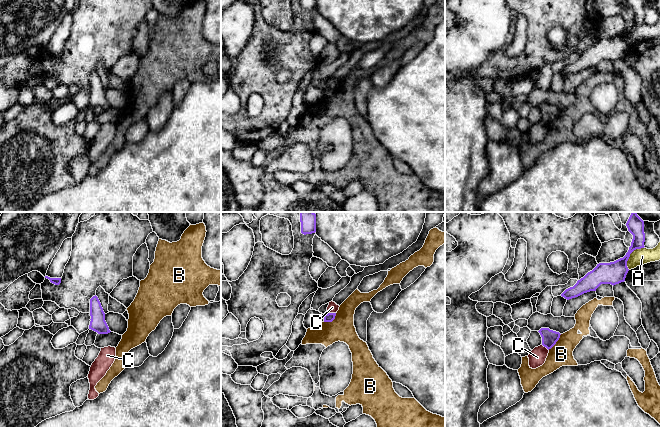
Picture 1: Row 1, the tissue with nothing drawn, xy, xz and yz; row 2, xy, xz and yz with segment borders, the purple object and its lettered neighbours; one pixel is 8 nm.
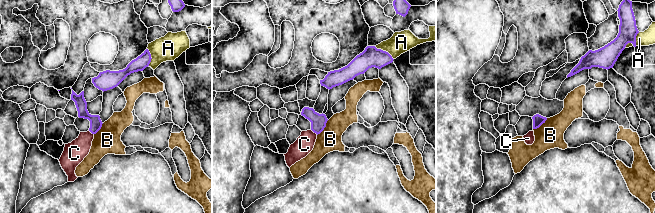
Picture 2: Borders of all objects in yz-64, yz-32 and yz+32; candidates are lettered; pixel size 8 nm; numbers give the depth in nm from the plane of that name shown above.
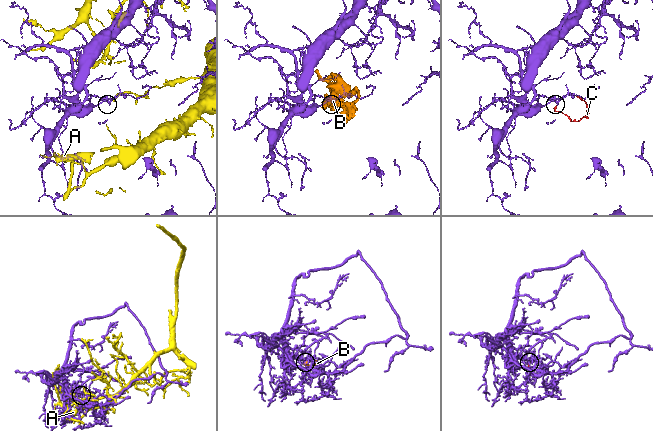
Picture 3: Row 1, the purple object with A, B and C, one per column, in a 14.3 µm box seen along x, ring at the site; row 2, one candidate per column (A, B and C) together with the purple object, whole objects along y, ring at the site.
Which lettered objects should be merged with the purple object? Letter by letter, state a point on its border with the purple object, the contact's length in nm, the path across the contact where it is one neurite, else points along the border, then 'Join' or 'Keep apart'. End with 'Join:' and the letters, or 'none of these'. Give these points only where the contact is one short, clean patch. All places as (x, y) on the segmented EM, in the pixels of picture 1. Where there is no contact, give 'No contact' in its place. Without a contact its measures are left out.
A: Touches purple at yz (629, 255). Shared border 240 nm. Keep apart
B: Touches purple at yz (556, 341). Shared border 170 nm. Boundary: yz (561, 334), (559, 339), (548, 349). Keep apart
C: Touches purple at xz (330, 313). Shared border 90 nm. Boundary: xz (335, 312), (325, 314). Keep apart
Join: none of these

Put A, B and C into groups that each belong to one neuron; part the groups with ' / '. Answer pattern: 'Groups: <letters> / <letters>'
Groups: A / B / C

